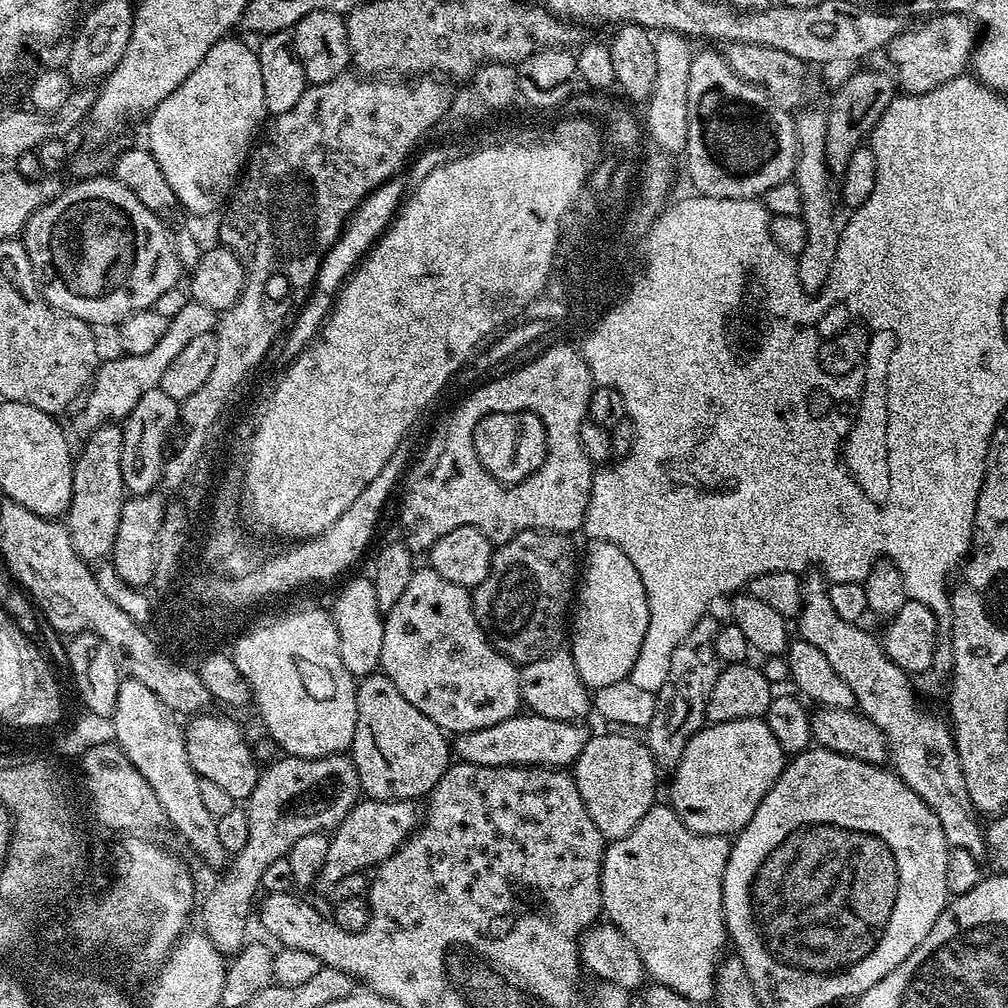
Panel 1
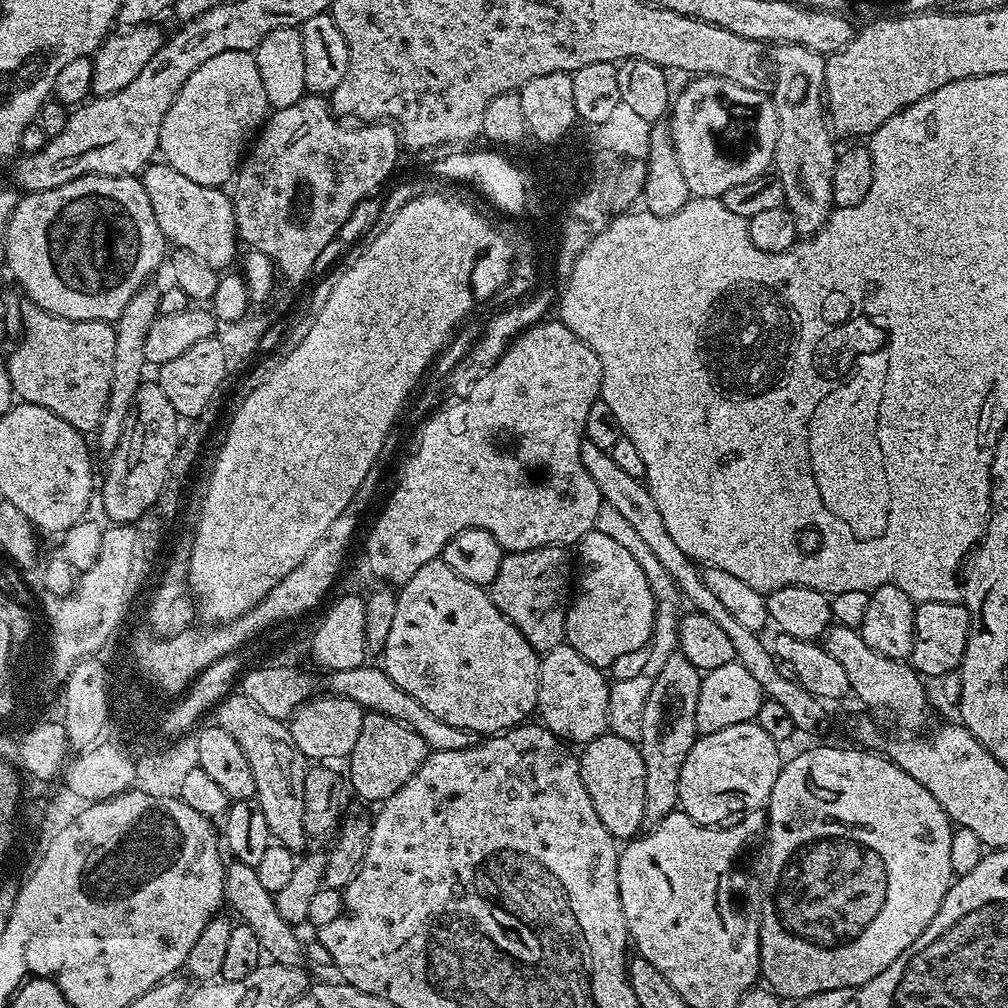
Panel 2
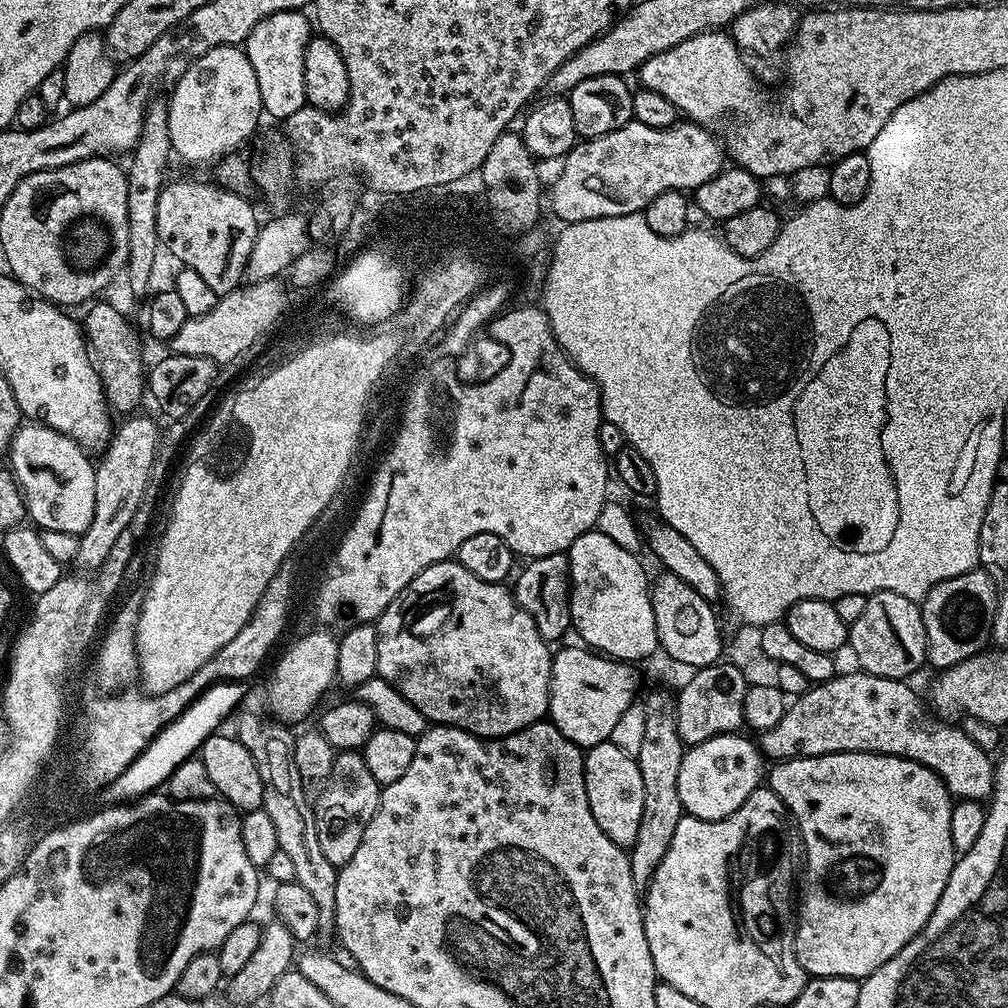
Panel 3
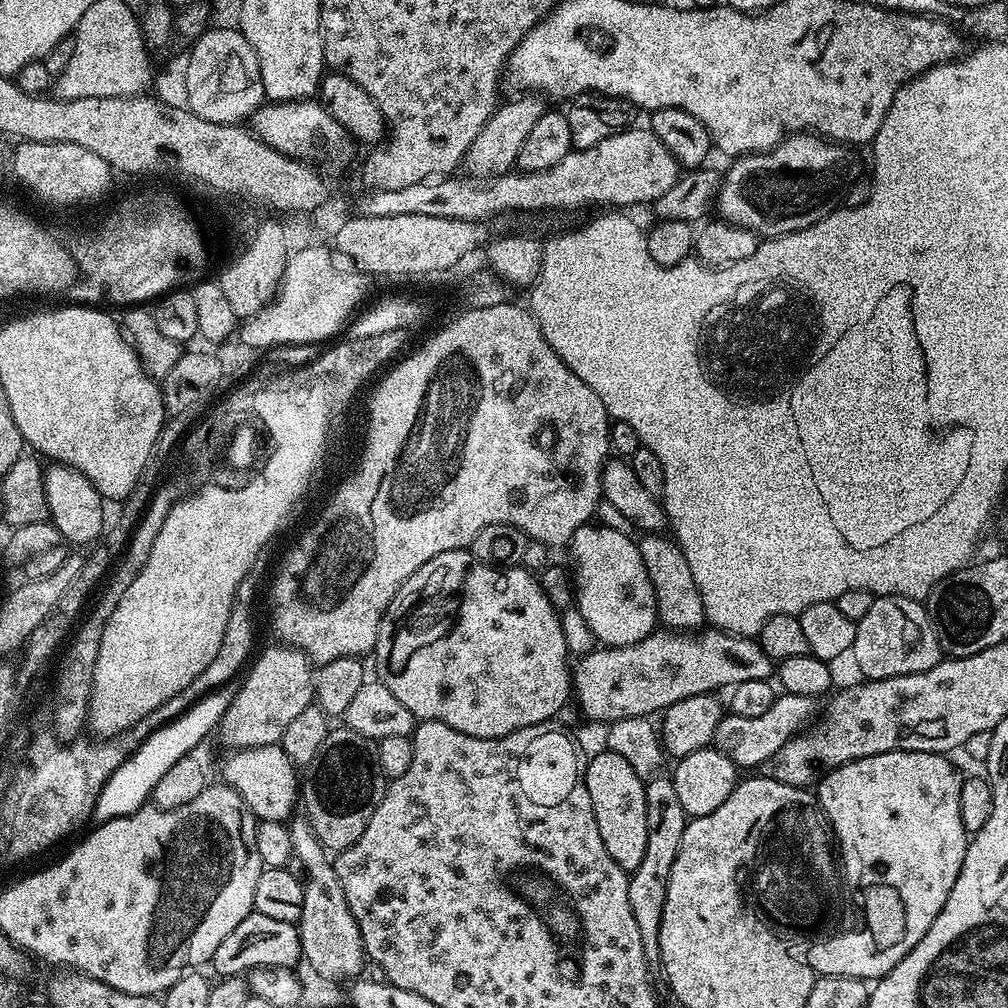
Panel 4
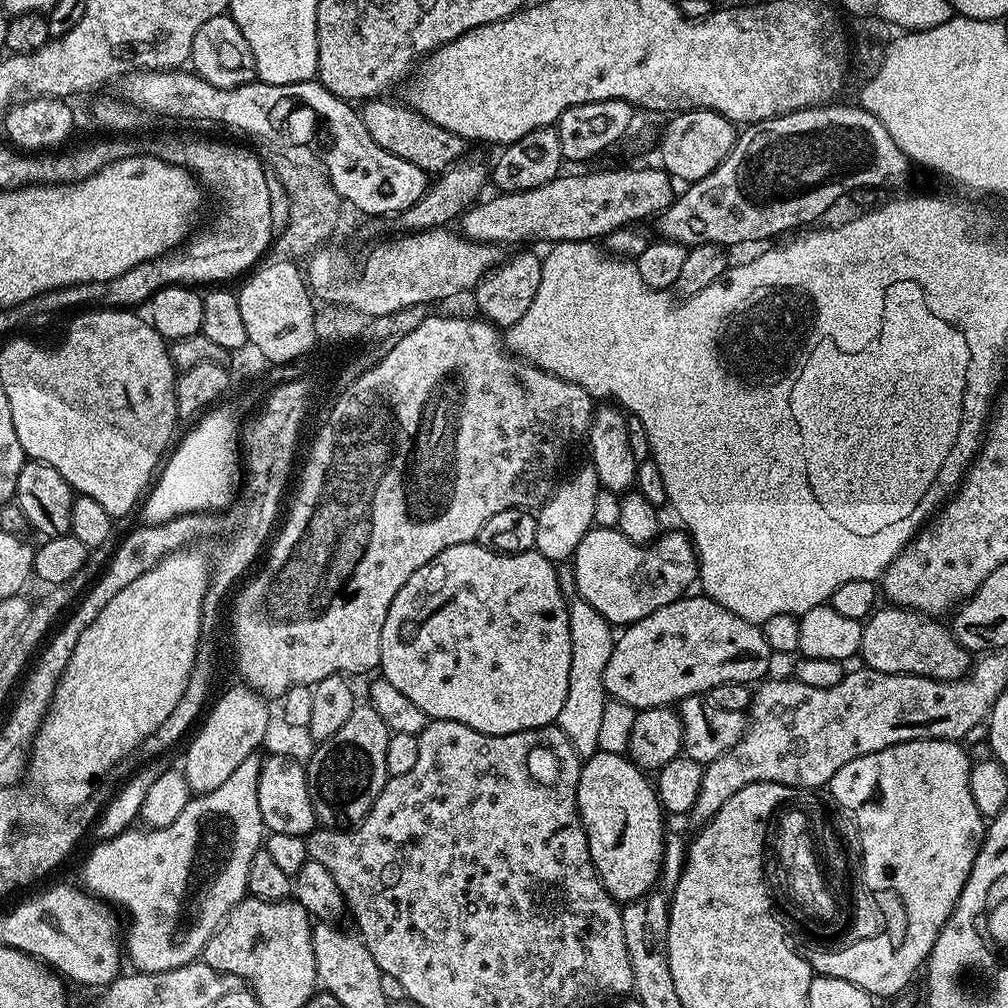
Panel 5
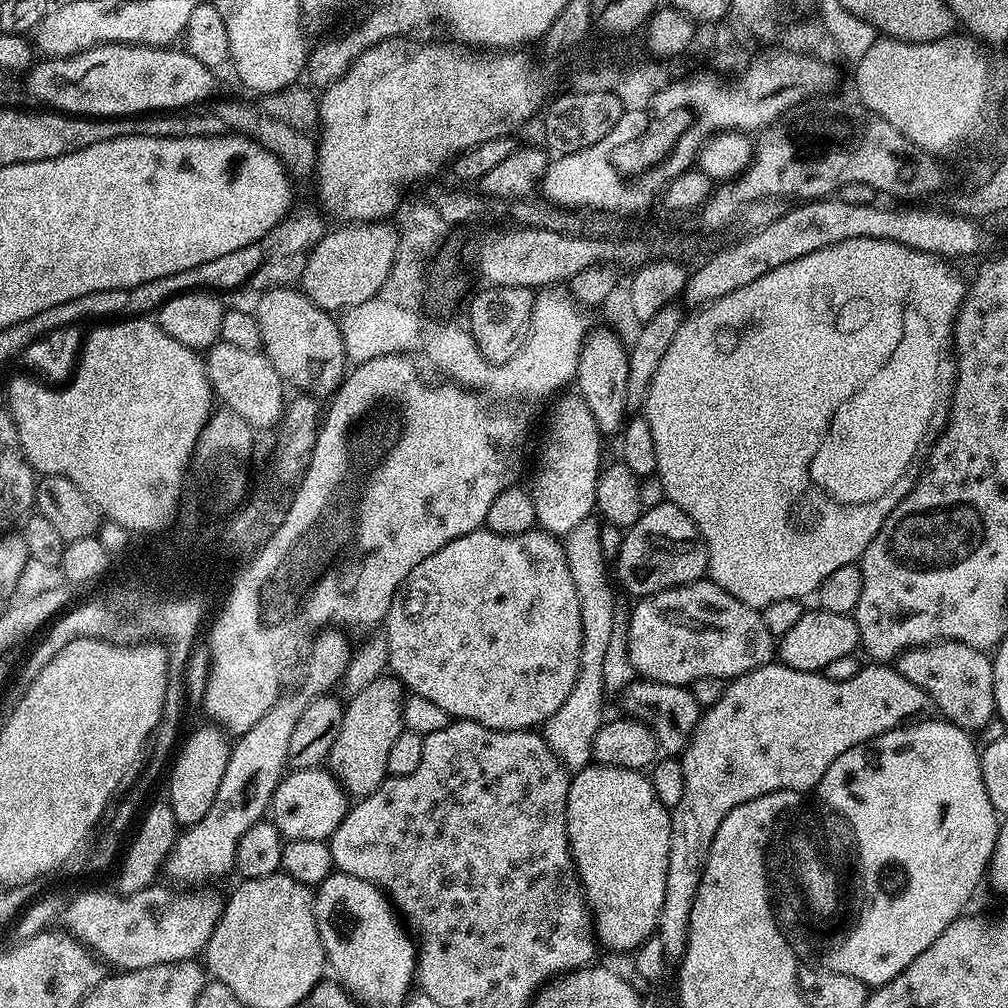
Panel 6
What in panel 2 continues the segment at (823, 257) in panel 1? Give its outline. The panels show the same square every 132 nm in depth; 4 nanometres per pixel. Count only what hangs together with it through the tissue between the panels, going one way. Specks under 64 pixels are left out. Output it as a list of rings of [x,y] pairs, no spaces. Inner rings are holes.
[[[777,44],[770,55],[774,69],[770,99],[778,114],[780,131],[772,159],[774,174],[782,182],[784,207],[794,214],[797,233],[807,238],[822,230],[834,207],[832,195],[838,148],[832,145],[834,132],[826,111],[826,56],[801,44]]]

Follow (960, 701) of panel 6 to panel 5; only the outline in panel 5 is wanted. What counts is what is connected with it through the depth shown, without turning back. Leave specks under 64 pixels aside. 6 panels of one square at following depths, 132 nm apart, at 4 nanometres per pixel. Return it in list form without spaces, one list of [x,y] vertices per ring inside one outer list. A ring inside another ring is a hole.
[[[880,606],[863,621],[862,642],[858,653],[863,667],[873,668],[886,674],[900,672],[903,676],[929,676],[931,680],[959,680],[970,671],[970,653],[957,642],[947,627],[939,624],[939,619],[922,618],[921,613],[911,608]]]

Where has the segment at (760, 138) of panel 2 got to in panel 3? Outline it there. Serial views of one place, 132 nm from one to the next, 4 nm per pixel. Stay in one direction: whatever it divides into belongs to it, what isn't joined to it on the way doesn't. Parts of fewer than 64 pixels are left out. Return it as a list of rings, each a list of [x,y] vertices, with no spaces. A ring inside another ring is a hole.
[[[632,119],[626,126],[610,130],[610,134],[596,136],[593,140],[581,139],[576,147],[563,157],[560,166],[560,173],[552,184],[552,212],[560,222],[573,224],[603,216],[614,218],[635,212],[643,213],[646,205],[654,202],[658,194],[687,193],[689,190],[694,190],[702,186],[702,182],[710,182],[710,178],[724,171],[726,149],[723,143],[702,124],[677,122],[671,124],[669,128],[655,128],[639,124]]]

